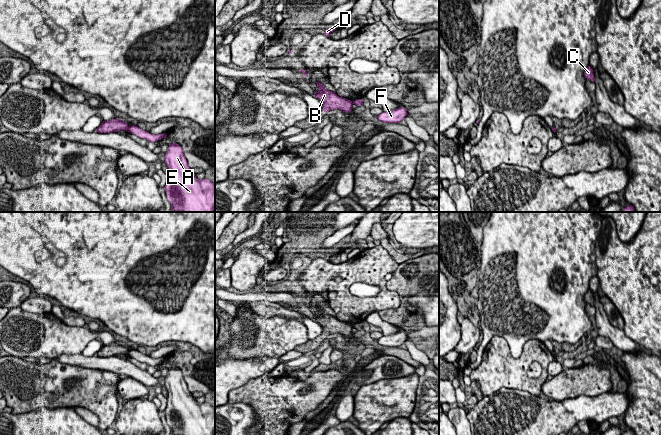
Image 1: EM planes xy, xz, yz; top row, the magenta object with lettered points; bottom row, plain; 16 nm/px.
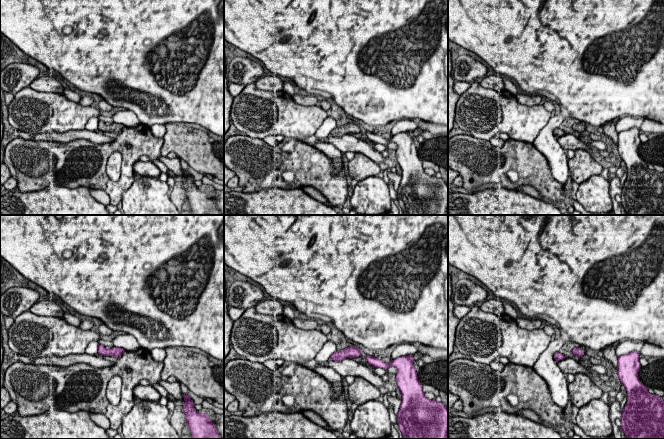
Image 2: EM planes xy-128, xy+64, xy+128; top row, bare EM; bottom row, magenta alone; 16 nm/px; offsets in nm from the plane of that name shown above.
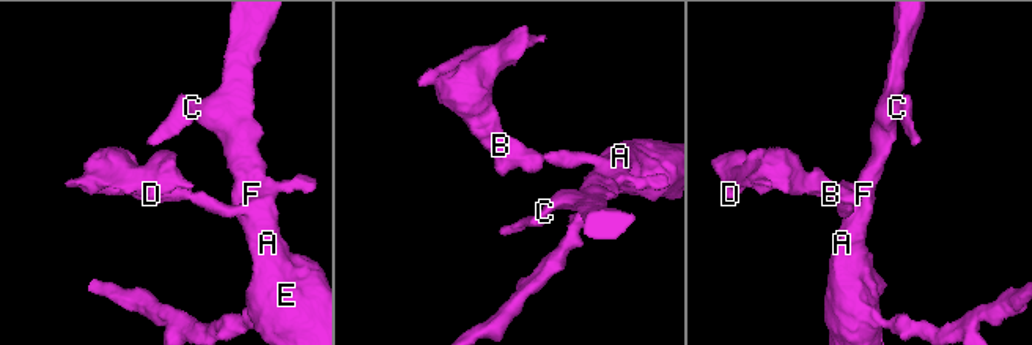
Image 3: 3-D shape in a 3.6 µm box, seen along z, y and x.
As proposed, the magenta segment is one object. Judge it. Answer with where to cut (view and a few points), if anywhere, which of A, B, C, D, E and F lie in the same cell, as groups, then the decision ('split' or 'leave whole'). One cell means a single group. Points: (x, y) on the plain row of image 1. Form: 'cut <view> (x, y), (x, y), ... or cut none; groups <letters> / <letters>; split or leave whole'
cut xy (129, 350), (126, 354); groups A C E F / B D; split

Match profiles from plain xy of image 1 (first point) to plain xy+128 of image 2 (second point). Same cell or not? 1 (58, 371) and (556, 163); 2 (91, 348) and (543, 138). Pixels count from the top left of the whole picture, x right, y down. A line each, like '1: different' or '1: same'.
1: different
2: same

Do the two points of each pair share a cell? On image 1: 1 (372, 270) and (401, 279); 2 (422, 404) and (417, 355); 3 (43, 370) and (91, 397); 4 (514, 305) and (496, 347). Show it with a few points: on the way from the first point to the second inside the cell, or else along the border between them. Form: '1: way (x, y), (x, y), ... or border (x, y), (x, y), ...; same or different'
1: border (399, 264), (392, 273); different
2: way (420, 392), (421, 381), (427, 375), (426, 367); same
3: way (55, 370), (79, 387); same
4: border (483, 350), (493, 336), (499, 335), (514, 357); different

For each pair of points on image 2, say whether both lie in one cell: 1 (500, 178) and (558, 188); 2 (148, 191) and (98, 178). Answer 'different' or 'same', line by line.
1: same
2: different

